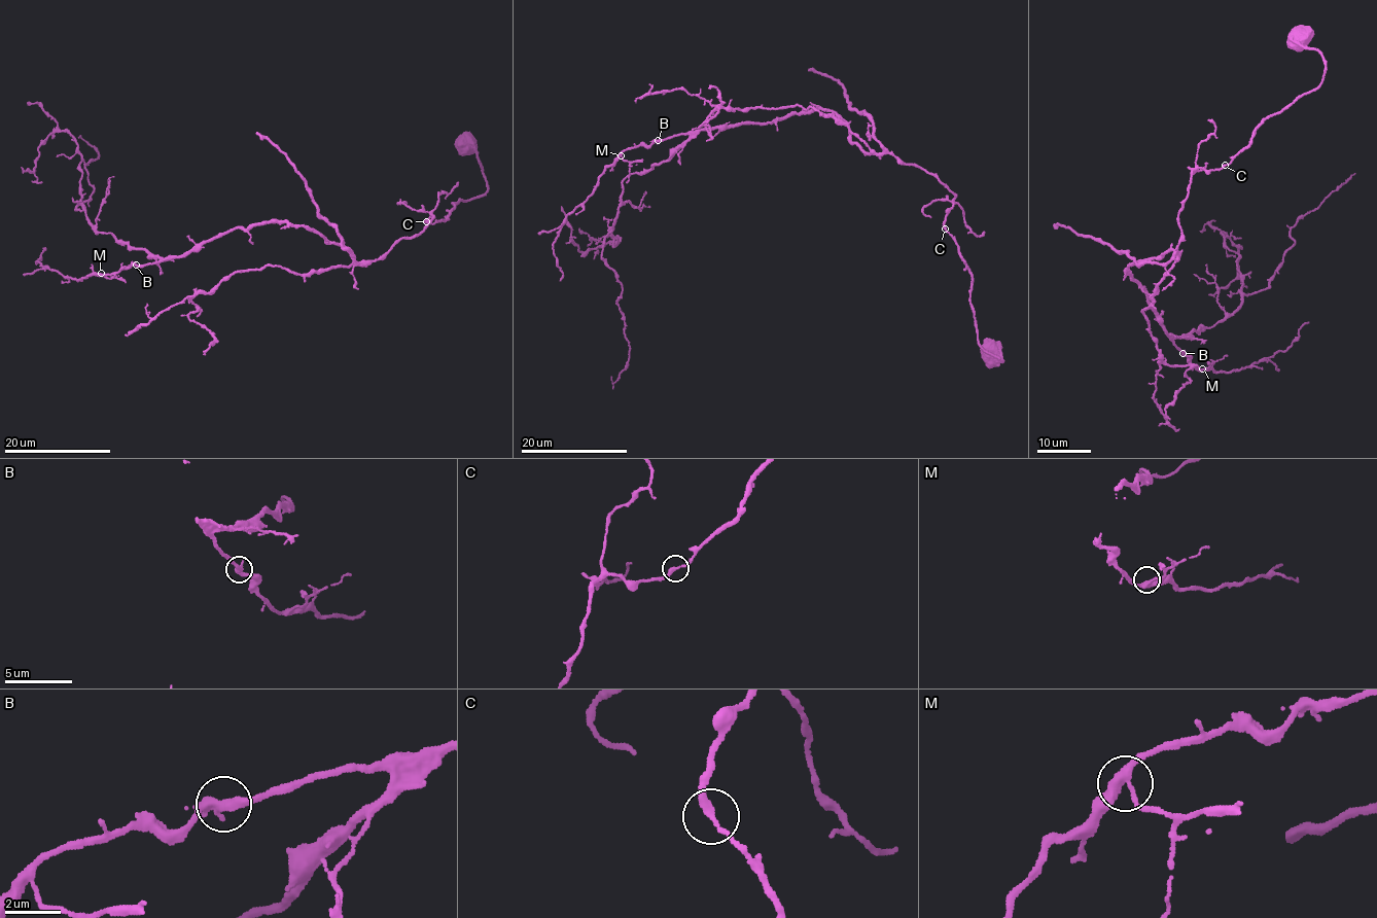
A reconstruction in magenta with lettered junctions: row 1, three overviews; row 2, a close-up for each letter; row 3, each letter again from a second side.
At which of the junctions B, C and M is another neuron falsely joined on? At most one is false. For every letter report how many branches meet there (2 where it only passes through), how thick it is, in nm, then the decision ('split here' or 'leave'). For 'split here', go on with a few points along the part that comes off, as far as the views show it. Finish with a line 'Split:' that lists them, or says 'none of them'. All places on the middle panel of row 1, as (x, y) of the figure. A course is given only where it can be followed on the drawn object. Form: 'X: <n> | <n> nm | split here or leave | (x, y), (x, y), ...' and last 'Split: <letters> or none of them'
B: 2 | 360 nm | leave
C: 2 | 220 nm | leave
M: 3 | 300 nm | leave
Split: none of them

